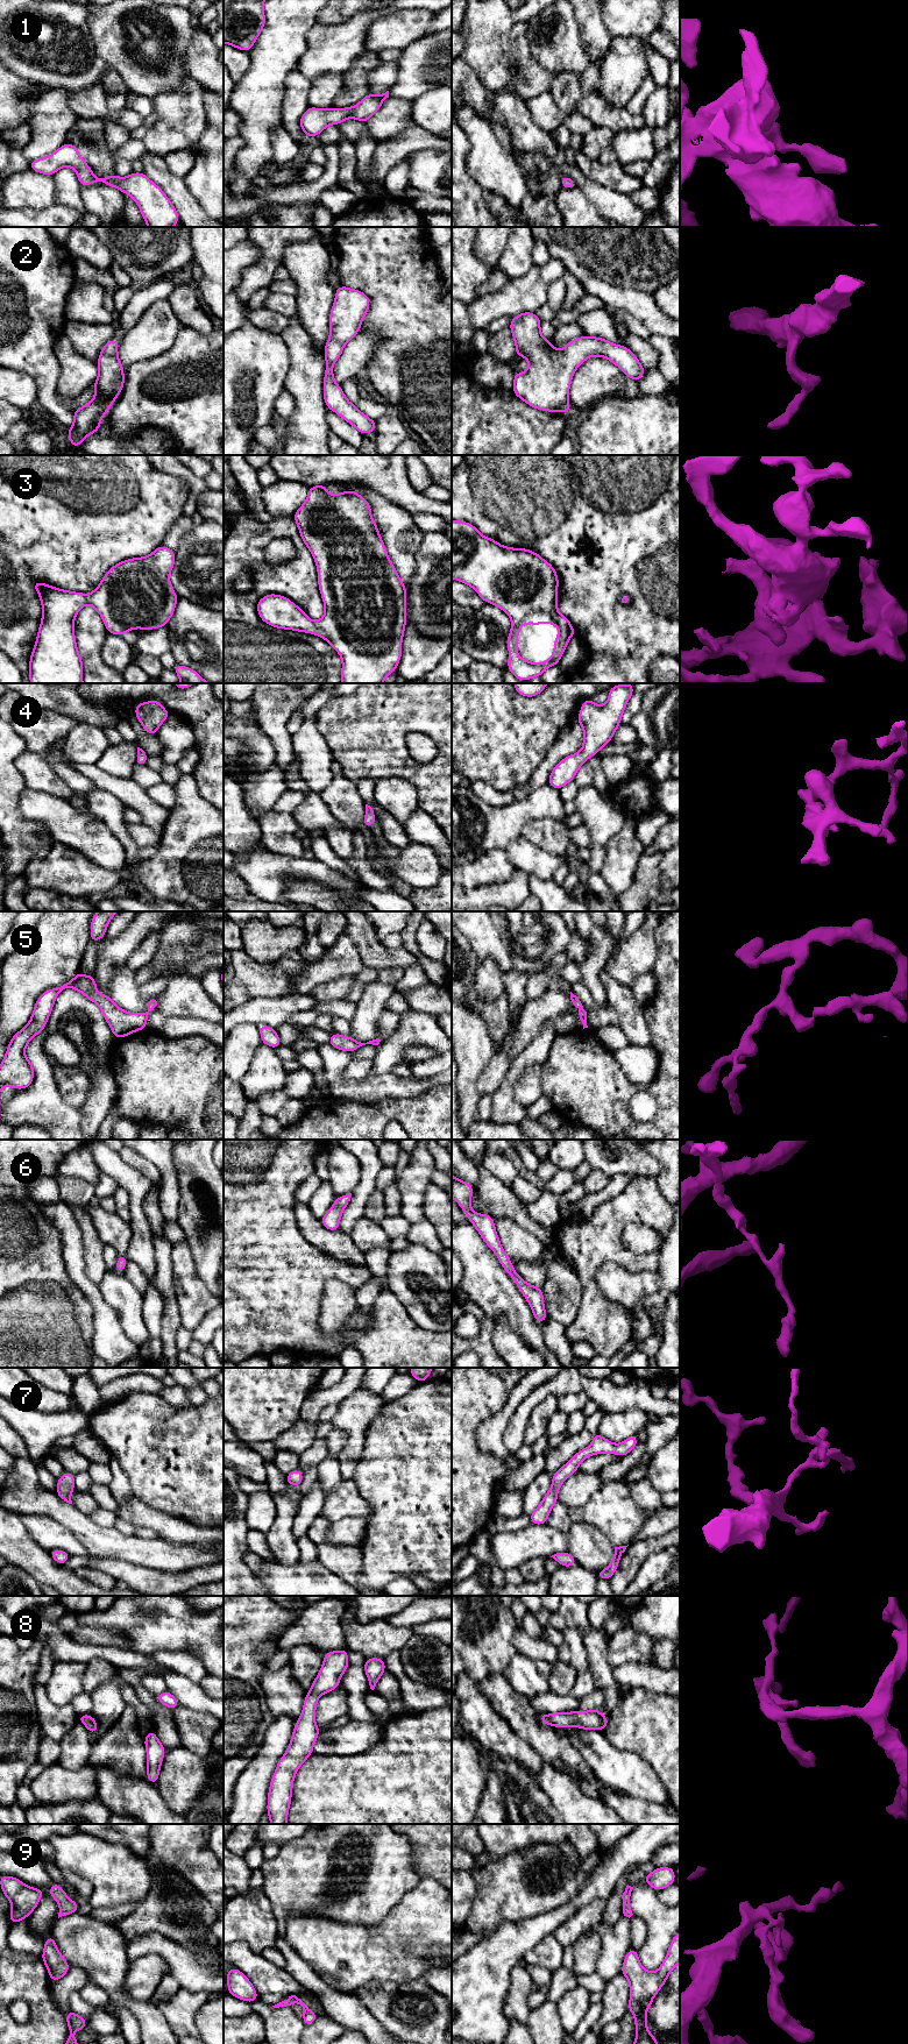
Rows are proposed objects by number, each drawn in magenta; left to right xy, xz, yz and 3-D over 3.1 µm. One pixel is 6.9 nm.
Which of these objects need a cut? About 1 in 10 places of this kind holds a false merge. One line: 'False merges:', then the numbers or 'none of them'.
False merges: none of them

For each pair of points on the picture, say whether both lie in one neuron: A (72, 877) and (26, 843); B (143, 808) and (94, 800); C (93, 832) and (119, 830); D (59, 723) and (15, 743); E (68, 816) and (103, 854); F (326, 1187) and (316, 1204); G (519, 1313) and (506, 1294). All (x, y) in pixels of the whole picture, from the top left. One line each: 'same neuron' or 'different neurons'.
A: different neurons
B: different neurons
C: different neurons
D: different neurons
E: same neuron
F: same neuron
G: same neuron

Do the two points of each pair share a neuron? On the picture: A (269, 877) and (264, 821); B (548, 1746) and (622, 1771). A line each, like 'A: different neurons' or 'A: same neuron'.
A: different neurons
B: different neurons

